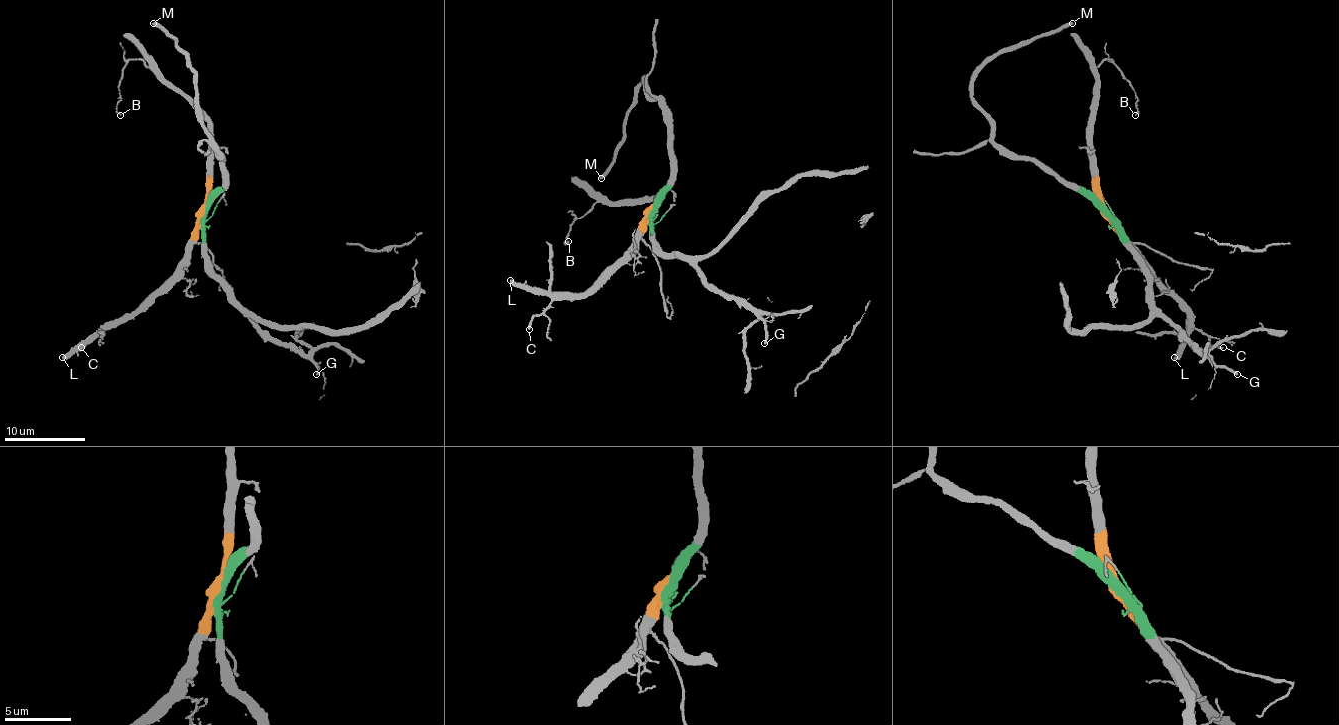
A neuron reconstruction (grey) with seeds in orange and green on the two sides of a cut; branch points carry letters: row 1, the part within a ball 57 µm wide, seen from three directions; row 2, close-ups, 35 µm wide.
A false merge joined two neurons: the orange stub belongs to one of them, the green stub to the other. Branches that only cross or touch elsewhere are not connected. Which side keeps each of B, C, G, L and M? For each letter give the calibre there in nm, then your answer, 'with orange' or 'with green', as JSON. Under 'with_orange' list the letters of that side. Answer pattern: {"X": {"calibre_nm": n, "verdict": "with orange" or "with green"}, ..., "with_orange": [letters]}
{"B": {"calibre_nm": 140, "verdict": "with orange"}, "C": {"calibre_nm": 190, "verdict": "with orange"}, "G": {"calibre_nm": 260, "verdict": "with green"}, "L": {"calibre_nm": 400, "verdict": "with orange"}, "M": {"calibre_nm": 320, "verdict": "with green"}, "with_orange": ["B", "C", "L"]}

